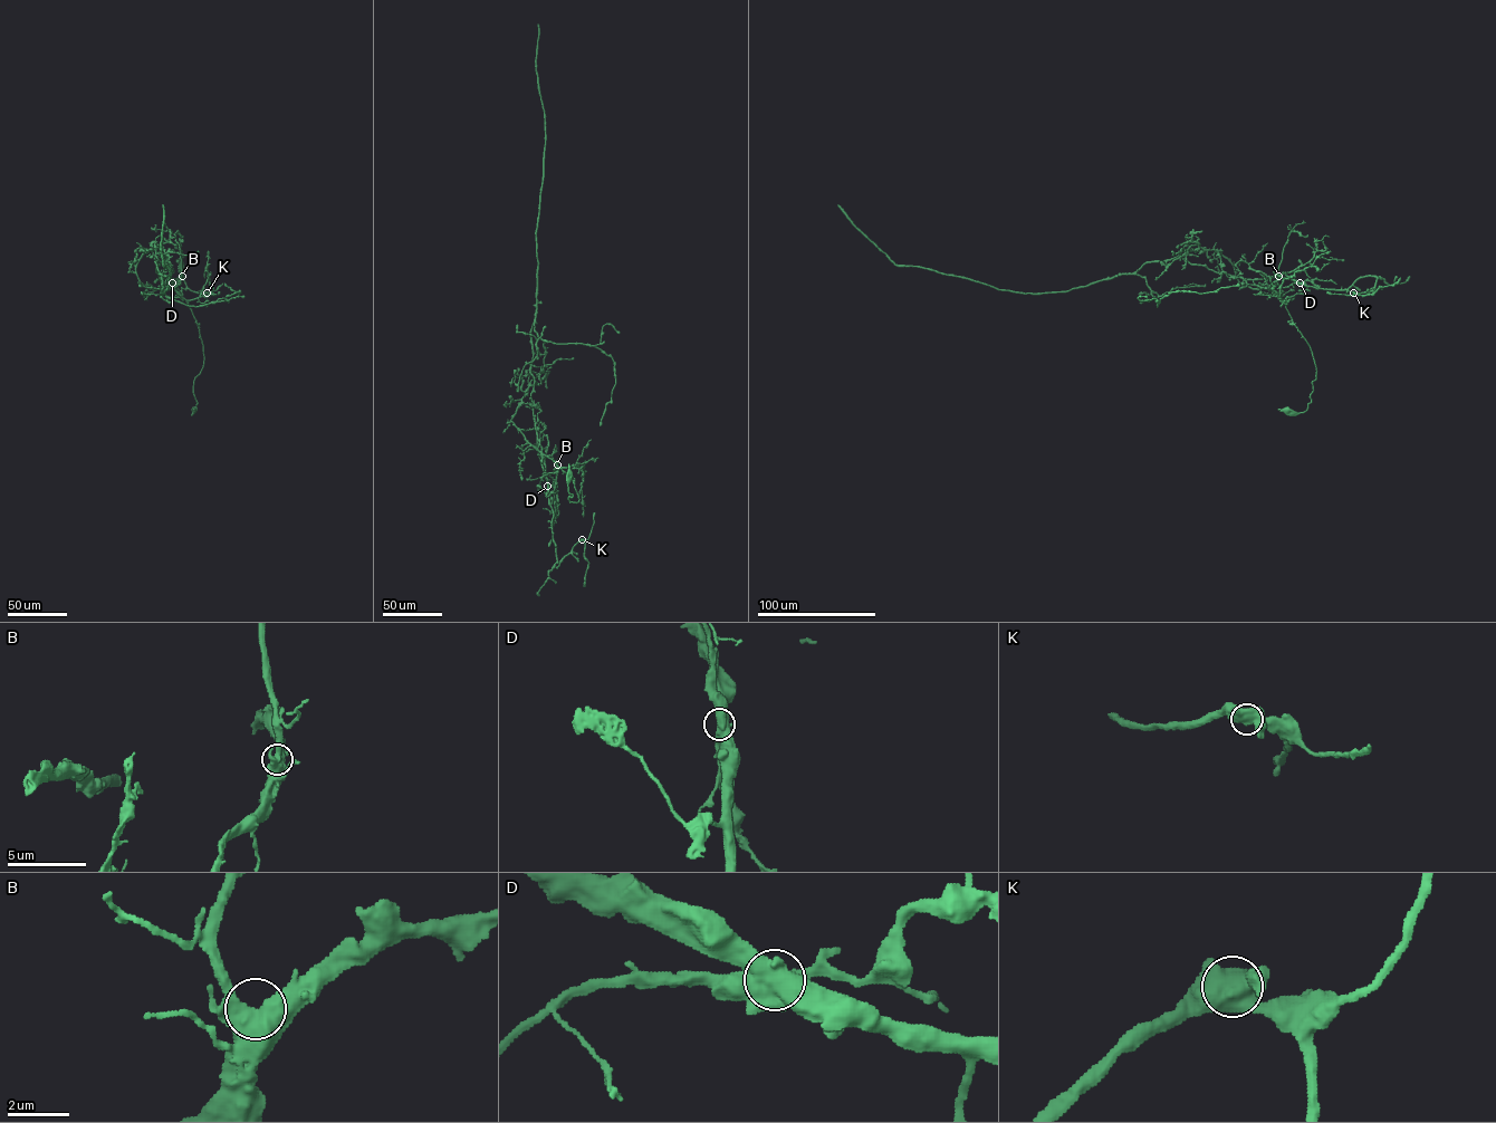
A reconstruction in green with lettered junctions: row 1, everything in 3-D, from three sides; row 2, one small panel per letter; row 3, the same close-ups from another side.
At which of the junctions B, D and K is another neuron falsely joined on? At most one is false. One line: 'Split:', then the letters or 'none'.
Split: D

